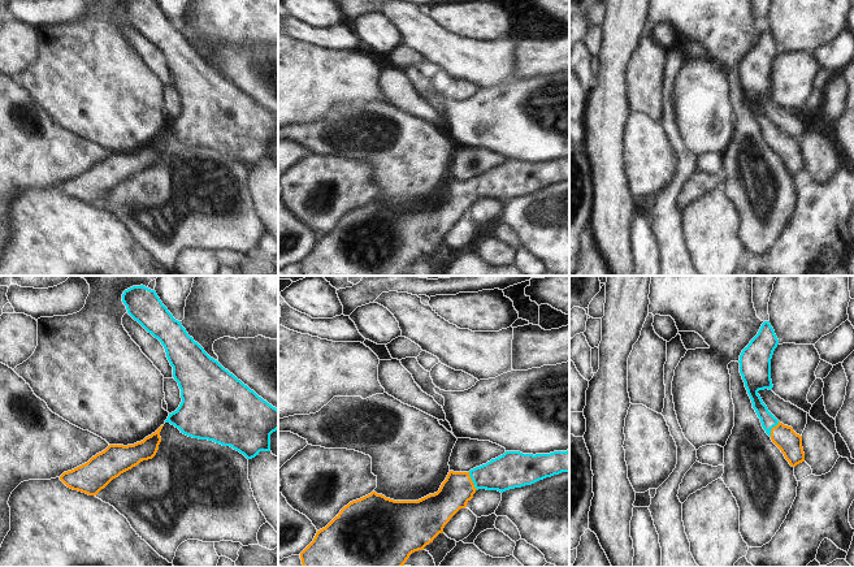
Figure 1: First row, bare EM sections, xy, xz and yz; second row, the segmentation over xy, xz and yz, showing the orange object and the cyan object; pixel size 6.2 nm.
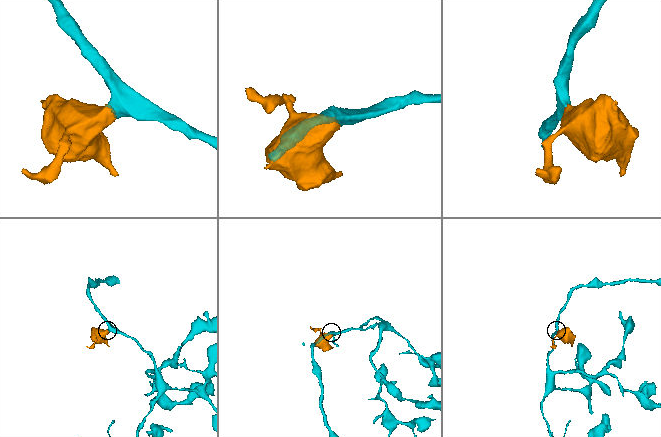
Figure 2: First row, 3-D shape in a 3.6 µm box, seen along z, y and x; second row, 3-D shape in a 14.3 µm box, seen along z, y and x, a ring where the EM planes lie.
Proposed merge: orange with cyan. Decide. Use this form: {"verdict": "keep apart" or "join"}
{"verdict": "join"}

